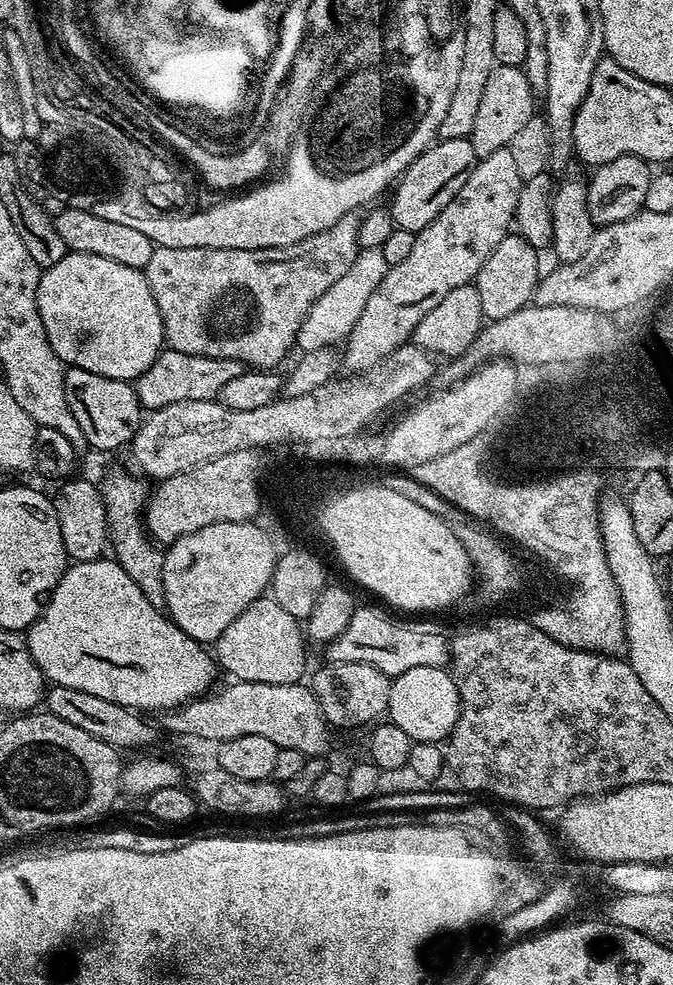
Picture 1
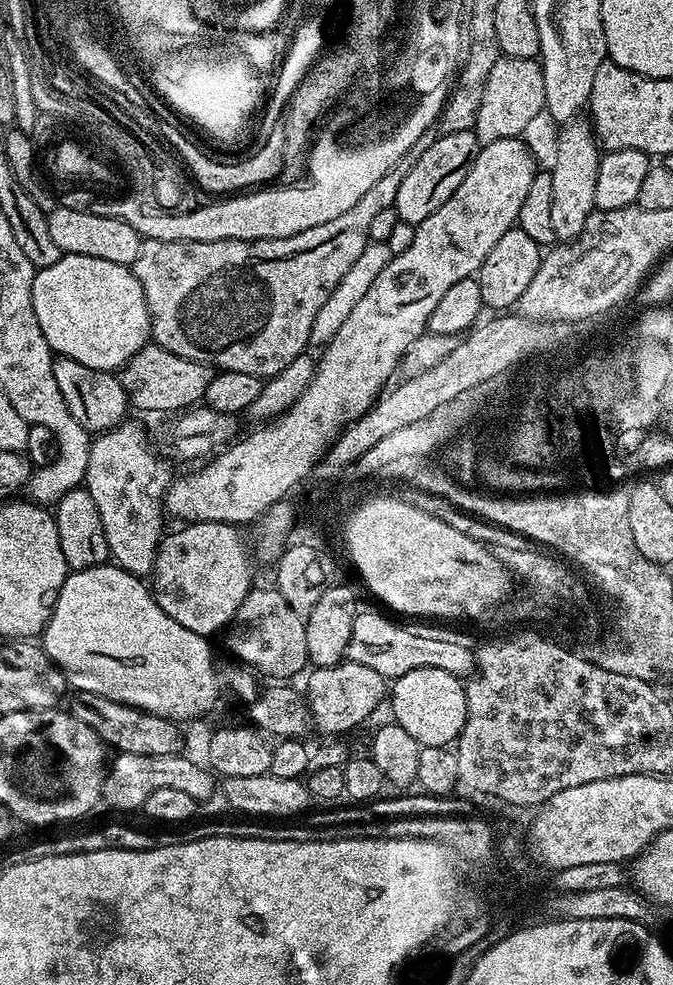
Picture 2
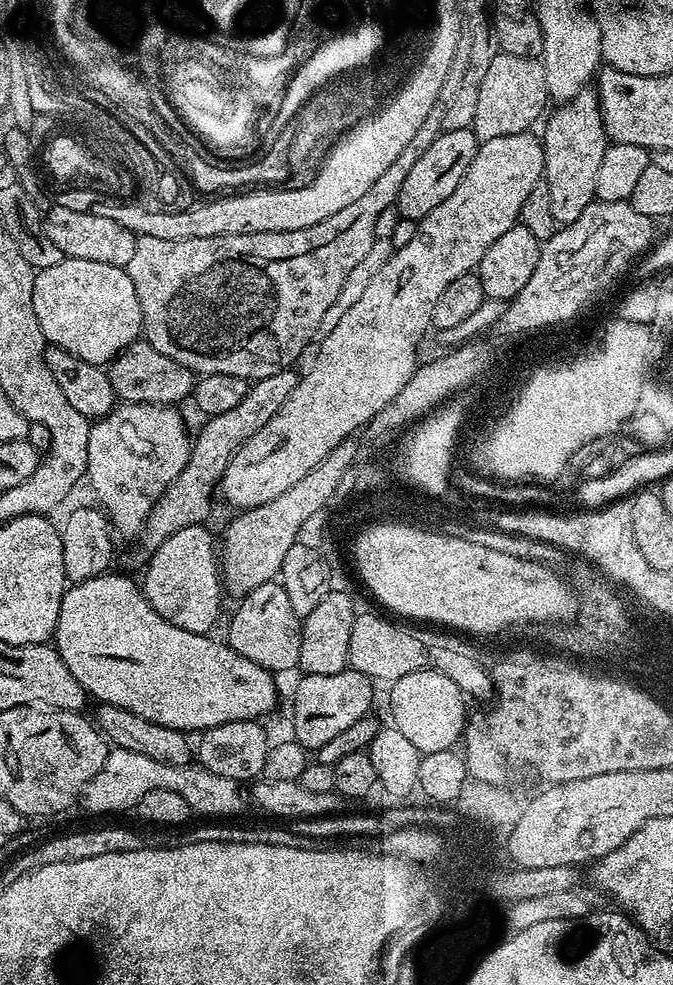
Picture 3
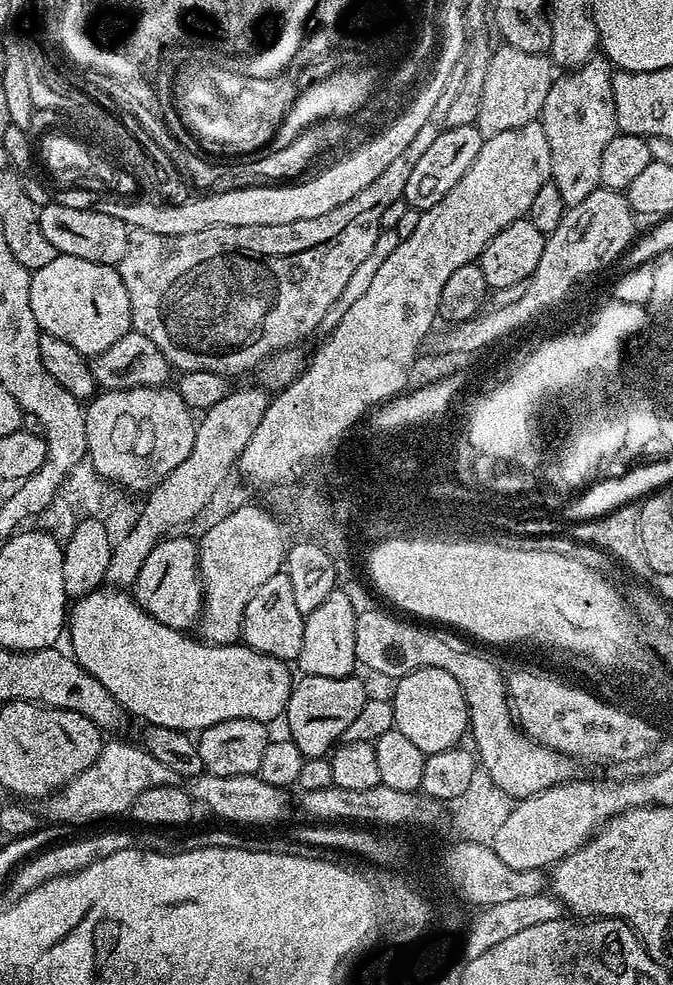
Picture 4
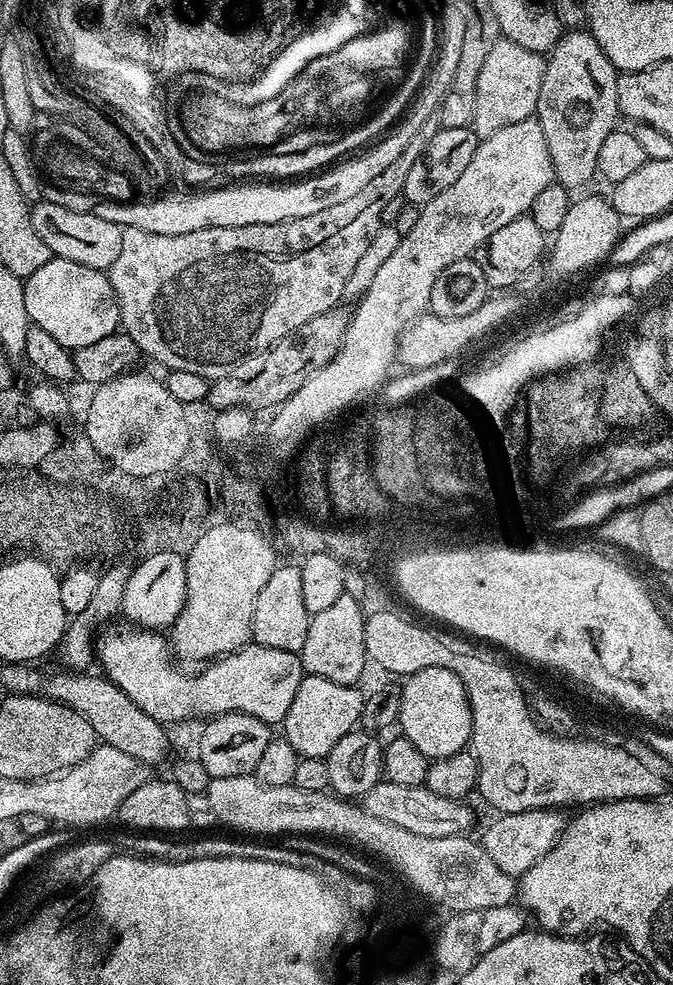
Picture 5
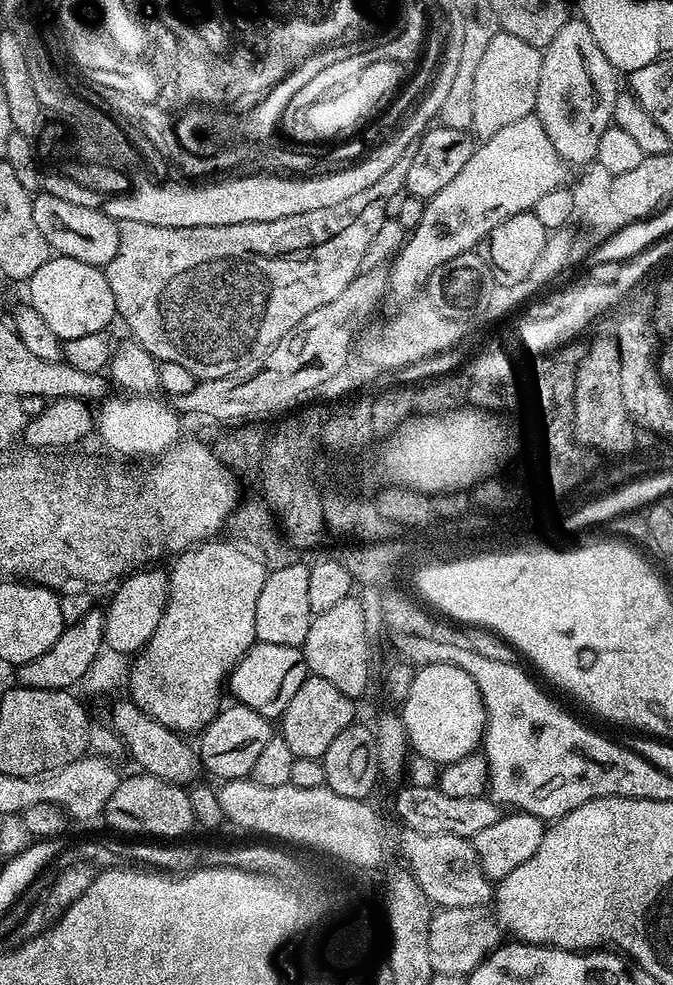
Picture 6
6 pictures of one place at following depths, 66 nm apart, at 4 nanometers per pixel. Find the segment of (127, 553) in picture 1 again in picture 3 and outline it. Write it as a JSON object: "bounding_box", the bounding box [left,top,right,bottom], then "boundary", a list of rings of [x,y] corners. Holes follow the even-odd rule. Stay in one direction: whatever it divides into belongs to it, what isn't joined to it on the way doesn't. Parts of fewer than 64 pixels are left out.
{"bounding_box":[86,402,192,541],"boundary":[[[120,402],[90,427],[86,480],[92,483],[99,507],[119,539],[135,541],[154,502],[186,466],[192,440],[180,410],[163,404]]]}

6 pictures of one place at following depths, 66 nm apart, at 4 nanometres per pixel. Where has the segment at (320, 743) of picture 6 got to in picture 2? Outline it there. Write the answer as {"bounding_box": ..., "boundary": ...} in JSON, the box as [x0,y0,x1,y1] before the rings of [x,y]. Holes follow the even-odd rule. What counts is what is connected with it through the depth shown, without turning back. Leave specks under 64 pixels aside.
{"bounding_box":[306,662,386,734],"boundary":[[[341,662],[325,668],[313,667],[307,676],[306,703],[310,724],[315,731],[317,728],[320,732],[344,734],[340,732],[348,732],[351,728],[358,727],[363,720],[370,719],[375,714],[380,699],[383,696],[385,699],[386,696],[386,677],[378,674],[378,670],[370,670],[370,666]]]}

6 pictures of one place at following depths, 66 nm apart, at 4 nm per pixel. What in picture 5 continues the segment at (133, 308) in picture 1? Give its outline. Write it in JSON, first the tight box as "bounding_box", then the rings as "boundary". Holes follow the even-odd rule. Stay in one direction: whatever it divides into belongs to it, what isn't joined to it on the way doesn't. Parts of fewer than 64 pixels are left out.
{"bounding_box":[24,256,121,350],"boundary":[[[61,256],[26,277],[24,297],[29,321],[69,350],[90,346],[121,327],[118,298],[107,275],[99,268],[82,266]]]}

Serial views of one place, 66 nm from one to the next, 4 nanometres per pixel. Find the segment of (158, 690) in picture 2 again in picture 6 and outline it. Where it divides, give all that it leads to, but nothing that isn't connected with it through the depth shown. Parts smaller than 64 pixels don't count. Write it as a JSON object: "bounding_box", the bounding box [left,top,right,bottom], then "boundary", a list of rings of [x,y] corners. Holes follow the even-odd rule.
{"bounding_box":[230,642,309,718],"boundary":[[[257,642],[236,664],[230,677],[230,692],[232,688],[233,694],[236,695],[233,696],[235,703],[250,706],[250,710],[258,710],[258,714],[263,716],[278,718],[286,710],[286,706],[290,706],[290,698],[294,698],[294,693],[302,687],[302,682],[308,680],[309,675],[303,647],[274,646]]]}

